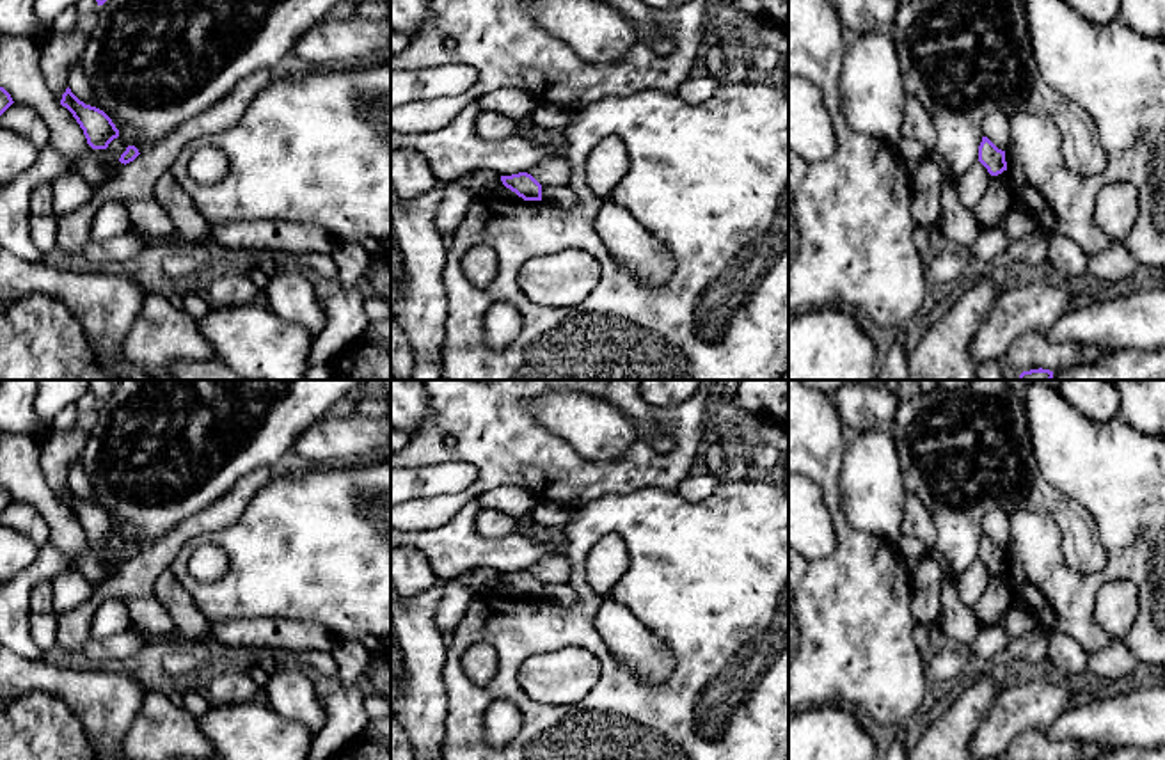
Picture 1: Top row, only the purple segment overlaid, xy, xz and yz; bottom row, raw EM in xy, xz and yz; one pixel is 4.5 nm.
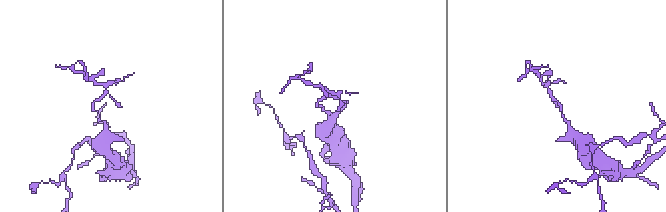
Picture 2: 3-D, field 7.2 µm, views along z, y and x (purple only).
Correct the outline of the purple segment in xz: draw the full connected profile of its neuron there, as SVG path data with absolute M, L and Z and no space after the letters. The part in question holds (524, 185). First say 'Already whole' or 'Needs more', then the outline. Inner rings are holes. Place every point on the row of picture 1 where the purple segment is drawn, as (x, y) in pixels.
Already whole. M527 172L501 176L501 181L524 201L542 201L542 185Z

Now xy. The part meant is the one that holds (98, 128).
Already whole. M69 87L62 94L60 105L73 114L92 149L107 149L119 137L112 119L103 110L80 101Z

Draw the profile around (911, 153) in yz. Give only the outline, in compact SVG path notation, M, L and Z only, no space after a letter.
M900 139L895 146L902 167L911 174L922 162L934 156L923 144L915 139Z

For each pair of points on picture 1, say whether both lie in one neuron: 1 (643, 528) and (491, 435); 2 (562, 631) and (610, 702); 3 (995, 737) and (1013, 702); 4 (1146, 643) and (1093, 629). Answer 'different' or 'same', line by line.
1: different
2: same
3: same
4: same

